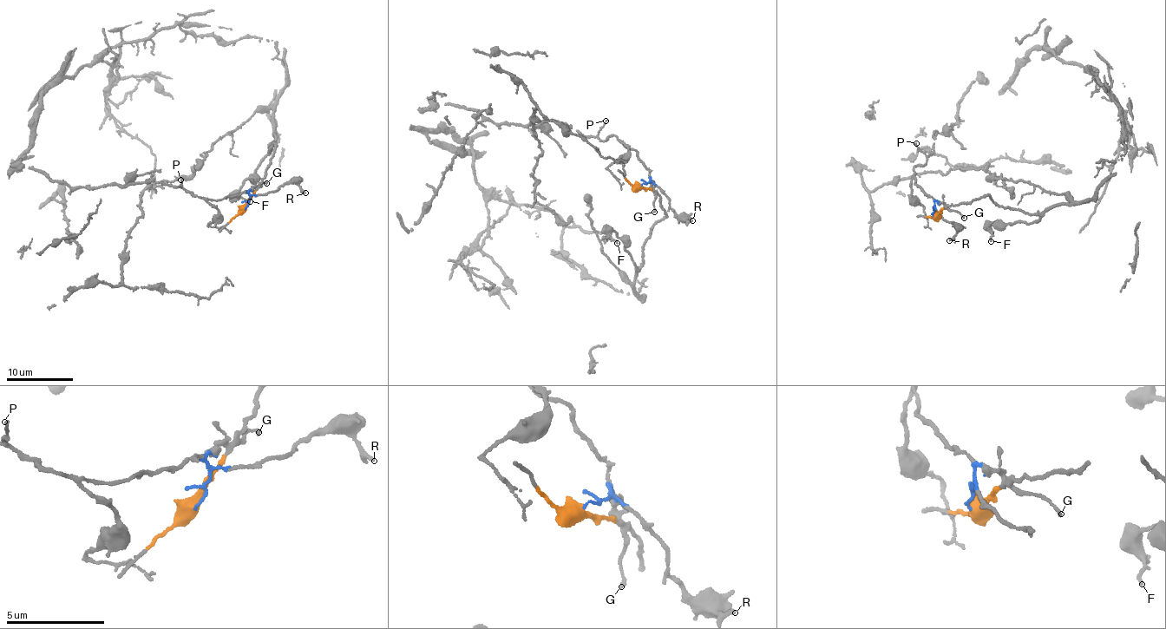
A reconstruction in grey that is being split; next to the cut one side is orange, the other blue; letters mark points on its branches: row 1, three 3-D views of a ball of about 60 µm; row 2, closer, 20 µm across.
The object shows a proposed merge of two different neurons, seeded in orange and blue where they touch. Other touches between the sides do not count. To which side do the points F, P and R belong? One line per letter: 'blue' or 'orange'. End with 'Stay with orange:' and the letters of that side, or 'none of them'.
F: orange
P: blue
R: blue
Stay with orange: F

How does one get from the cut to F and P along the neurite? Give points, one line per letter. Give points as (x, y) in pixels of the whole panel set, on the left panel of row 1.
F: (245, 208), (247, 199), (265, 178), (275, 145), (269, 147), (276, 136), (273, 145), (238, 192), (250, 201)
P: (245, 208), (249, 193), (244, 191), (240, 195), (212, 200), (187, 191), (180, 180)

